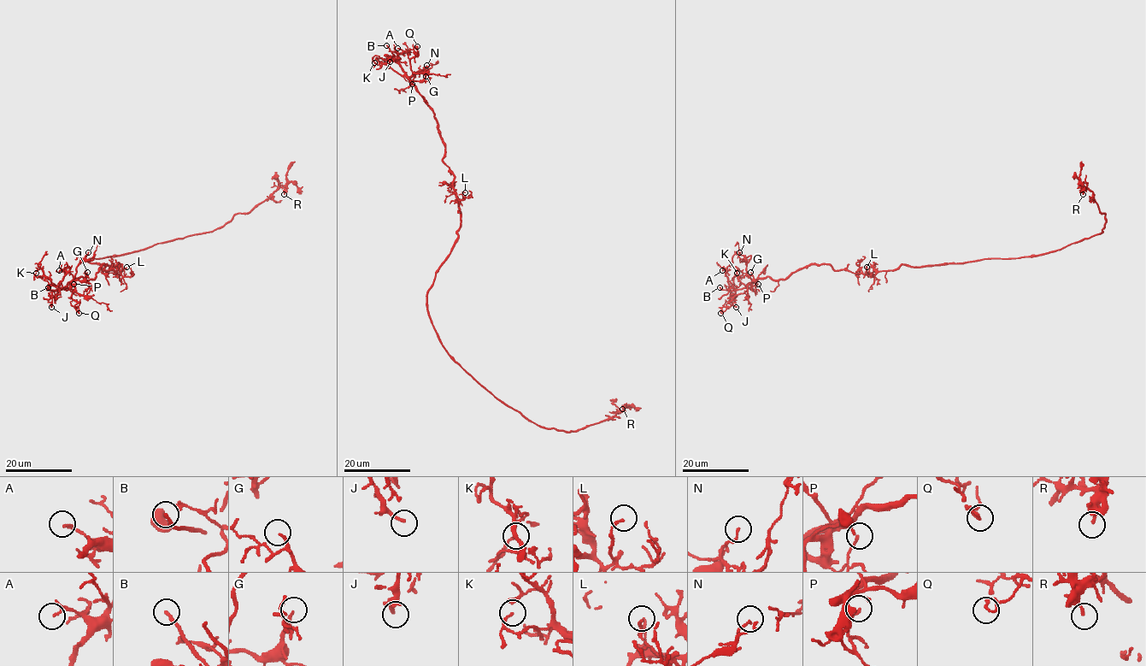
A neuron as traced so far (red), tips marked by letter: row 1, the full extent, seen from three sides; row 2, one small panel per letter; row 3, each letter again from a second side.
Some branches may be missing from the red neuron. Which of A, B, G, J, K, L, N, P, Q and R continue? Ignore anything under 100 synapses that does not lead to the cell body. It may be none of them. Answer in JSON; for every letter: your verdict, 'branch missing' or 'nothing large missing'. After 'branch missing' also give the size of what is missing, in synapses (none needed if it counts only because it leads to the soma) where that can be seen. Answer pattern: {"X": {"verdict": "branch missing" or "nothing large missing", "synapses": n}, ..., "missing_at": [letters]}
{"A": {"verdict": "nothing large missing"}, "B": {"verdict": "branch missing"}, "G": {"verdict": "nothing large missing"}, "J": {"verdict": "nothing large missing"}, "K": {"verdict": "nothing large missing"}, "L": {"verdict": "nothing large missing"}, "N": {"verdict": "nothing large missing"}, "P": {"verdict": "nothing large missing"}, "Q": {"verdict": "nothing large missing"}, "R": {"verdict": "nothing large missing"}, "missing_at": ["B"]}

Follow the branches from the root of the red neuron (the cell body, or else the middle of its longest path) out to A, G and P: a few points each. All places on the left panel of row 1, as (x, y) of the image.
A: (89, 262), (122, 269), (115, 274), (103, 265), (94, 279), (80, 276), (62, 289), (66, 272), (59, 270)
G: (89, 262), (122, 269), (104, 270), (106, 264), (94, 279), (74, 278), (82, 280), (87, 272)
P: (89, 262), (122, 269), (115, 274), (103, 265), (94, 279), (75, 278), (71, 291), (73, 284)

